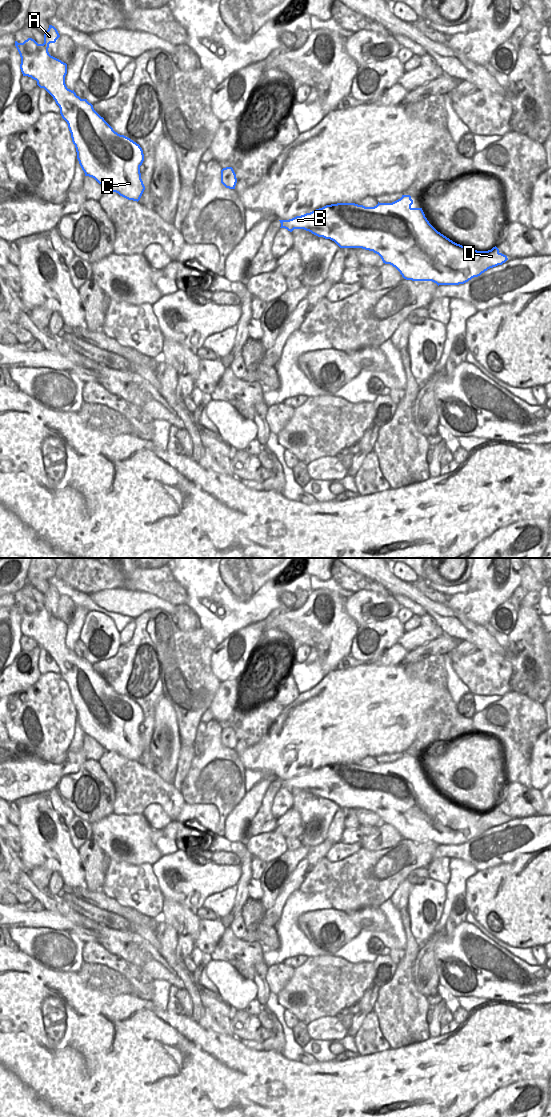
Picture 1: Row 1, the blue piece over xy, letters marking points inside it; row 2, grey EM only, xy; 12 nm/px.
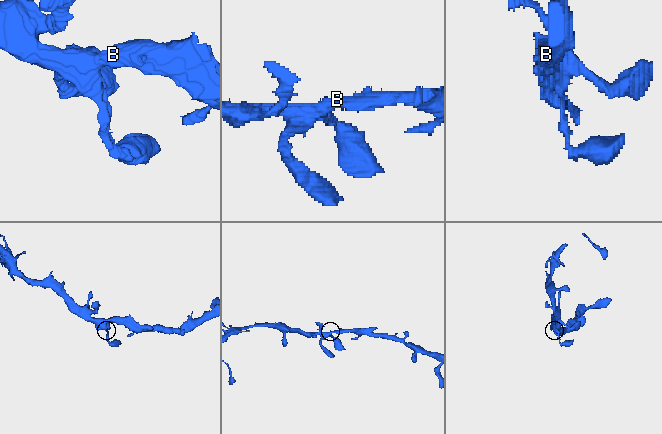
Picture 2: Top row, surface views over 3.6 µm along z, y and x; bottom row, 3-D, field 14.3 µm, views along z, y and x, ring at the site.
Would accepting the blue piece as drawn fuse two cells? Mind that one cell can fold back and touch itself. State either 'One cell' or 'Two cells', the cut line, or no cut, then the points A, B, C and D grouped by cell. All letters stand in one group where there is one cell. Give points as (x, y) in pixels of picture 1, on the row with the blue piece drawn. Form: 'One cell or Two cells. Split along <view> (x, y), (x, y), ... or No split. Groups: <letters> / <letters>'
One cell. No split. Groups: A B C D

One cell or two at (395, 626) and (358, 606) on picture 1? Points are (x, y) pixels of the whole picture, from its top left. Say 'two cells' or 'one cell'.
two cells

